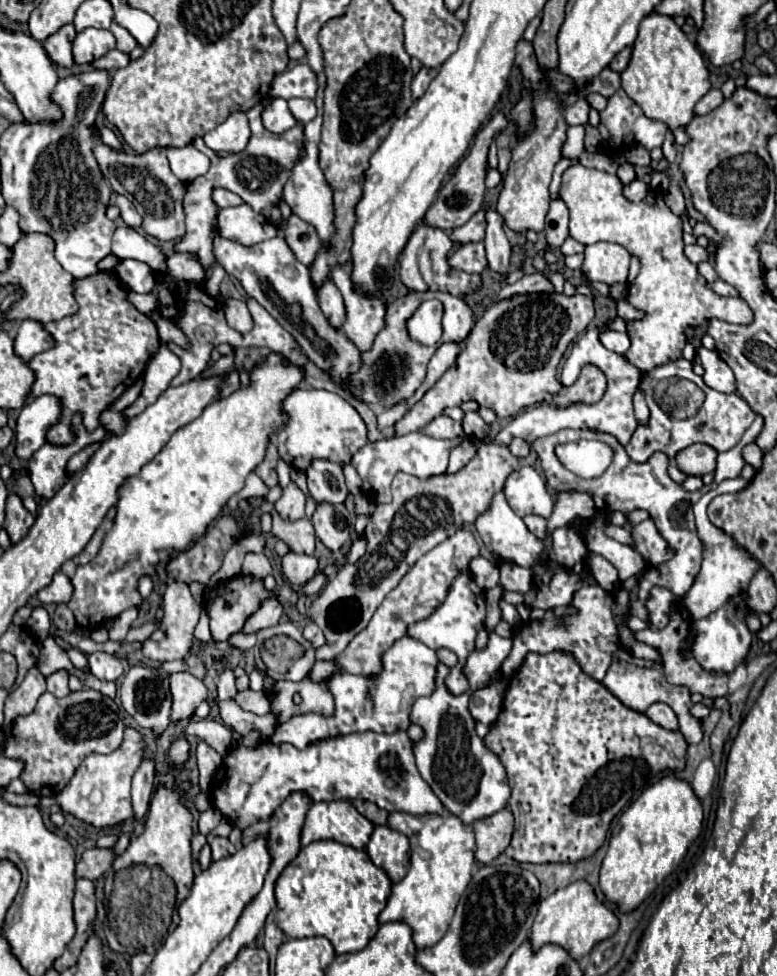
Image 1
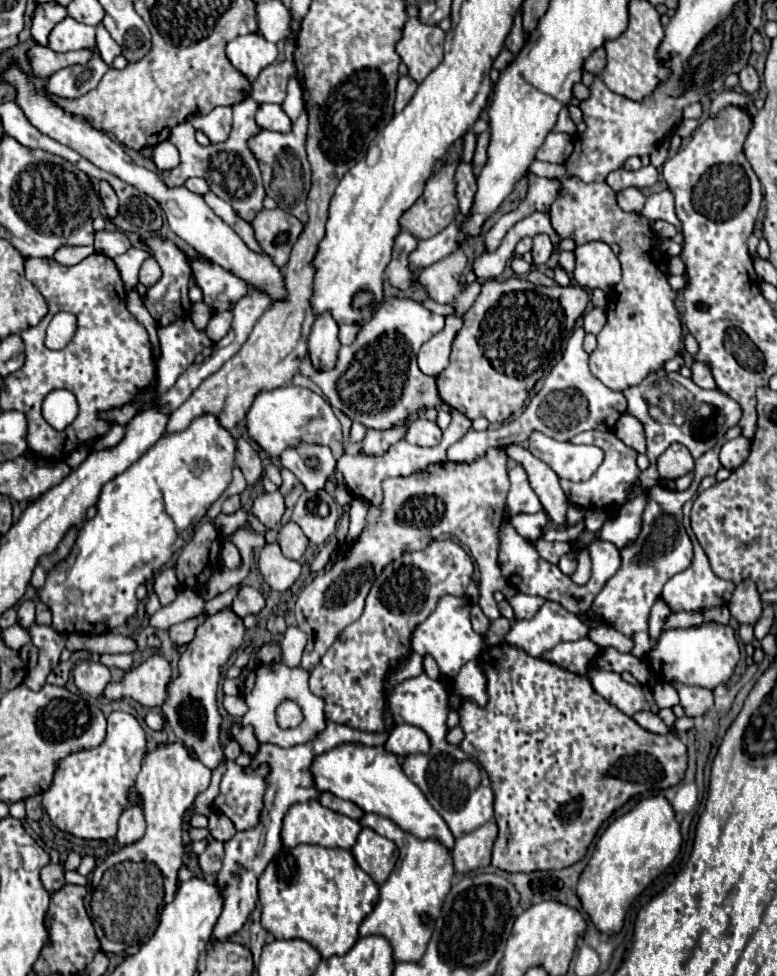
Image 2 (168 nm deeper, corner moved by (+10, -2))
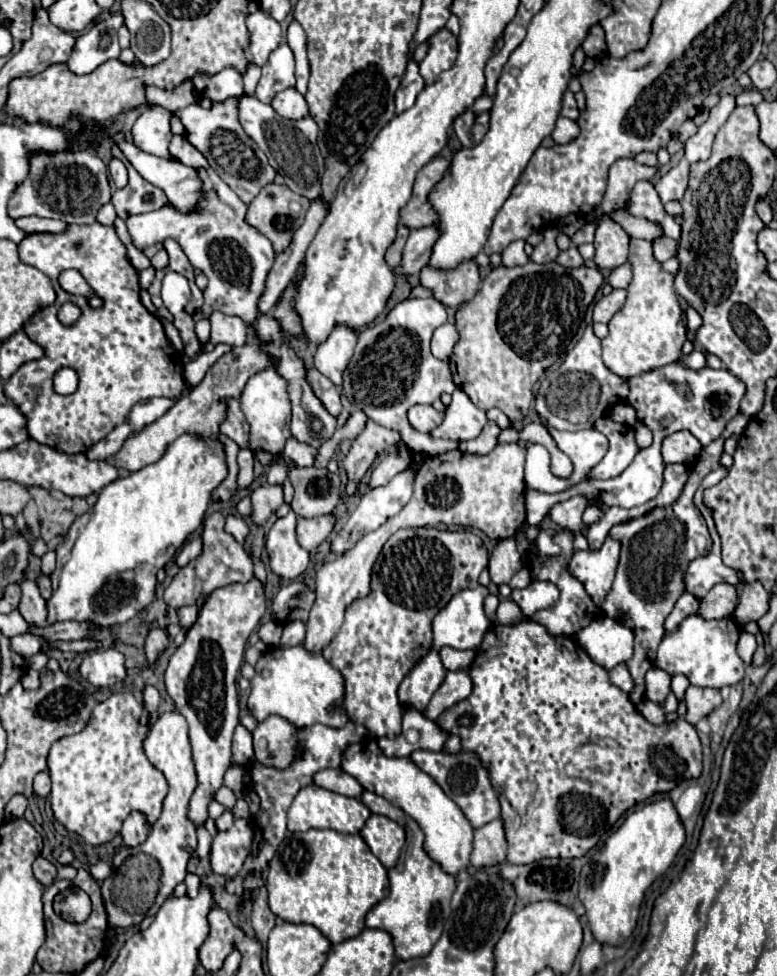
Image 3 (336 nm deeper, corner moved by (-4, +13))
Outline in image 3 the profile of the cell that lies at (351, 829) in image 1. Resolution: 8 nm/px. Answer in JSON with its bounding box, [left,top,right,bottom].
[287,785,371,833]

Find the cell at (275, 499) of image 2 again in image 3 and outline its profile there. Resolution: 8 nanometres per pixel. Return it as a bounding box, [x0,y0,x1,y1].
[251,485,283,525]

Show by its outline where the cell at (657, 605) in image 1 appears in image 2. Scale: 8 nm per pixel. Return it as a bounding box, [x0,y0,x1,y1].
[649,598,671,640]

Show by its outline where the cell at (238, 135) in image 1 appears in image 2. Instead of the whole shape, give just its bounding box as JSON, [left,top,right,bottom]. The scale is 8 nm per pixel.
[187,106,231,142]

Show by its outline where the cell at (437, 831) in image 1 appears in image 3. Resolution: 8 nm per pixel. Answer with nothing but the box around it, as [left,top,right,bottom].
[361,791,455,959]

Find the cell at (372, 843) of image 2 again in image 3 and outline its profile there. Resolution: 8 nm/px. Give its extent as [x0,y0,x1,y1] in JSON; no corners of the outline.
[361,815,405,867]

